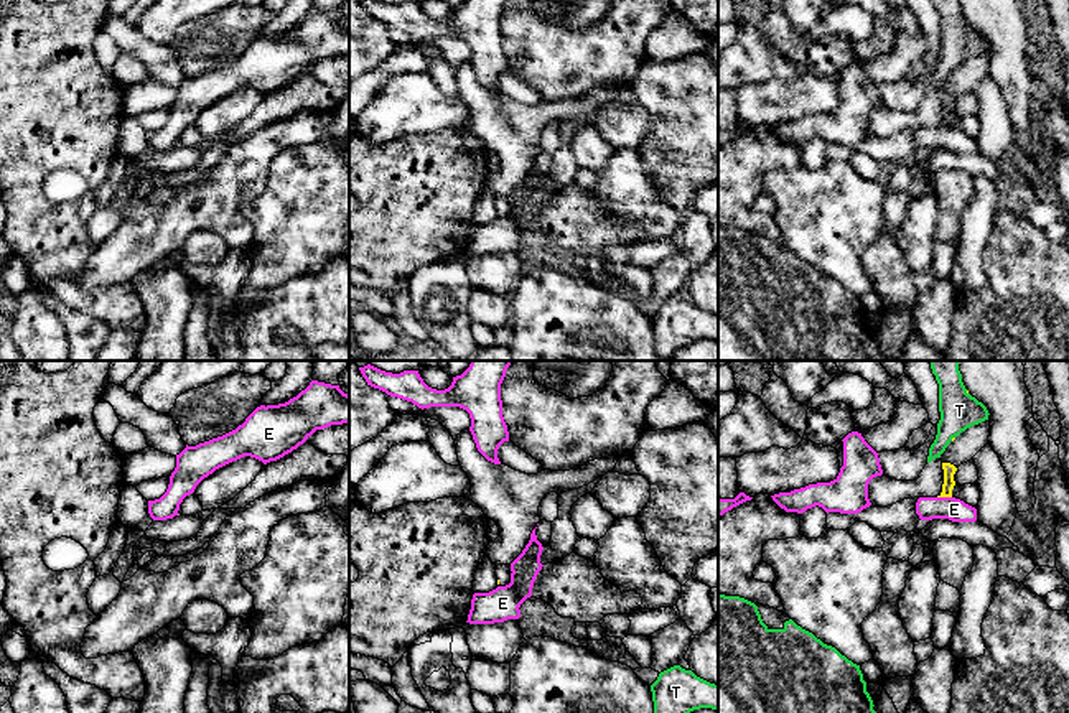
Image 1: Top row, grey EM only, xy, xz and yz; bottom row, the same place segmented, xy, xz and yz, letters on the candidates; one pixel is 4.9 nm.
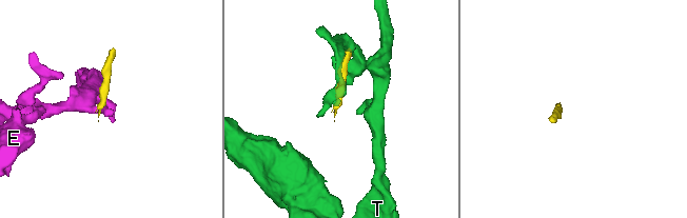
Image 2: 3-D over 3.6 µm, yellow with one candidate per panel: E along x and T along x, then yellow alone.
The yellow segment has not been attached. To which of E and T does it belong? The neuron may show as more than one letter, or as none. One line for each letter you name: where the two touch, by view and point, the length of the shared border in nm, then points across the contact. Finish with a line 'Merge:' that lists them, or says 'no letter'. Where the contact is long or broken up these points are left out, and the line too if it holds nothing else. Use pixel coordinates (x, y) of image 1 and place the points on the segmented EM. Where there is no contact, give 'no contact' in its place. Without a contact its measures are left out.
Merge: no letter

